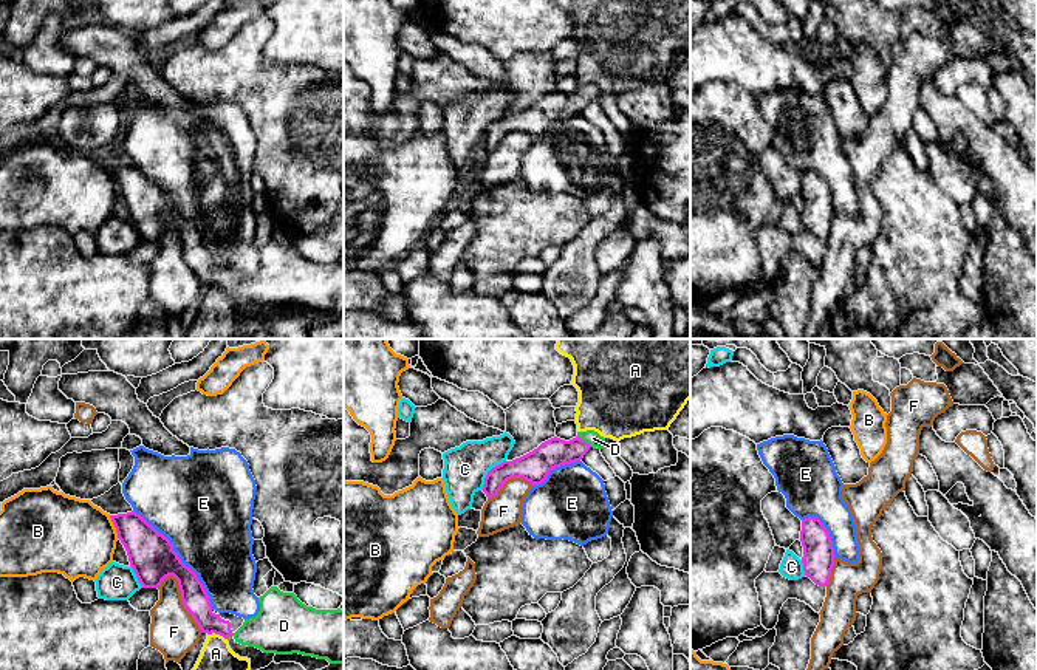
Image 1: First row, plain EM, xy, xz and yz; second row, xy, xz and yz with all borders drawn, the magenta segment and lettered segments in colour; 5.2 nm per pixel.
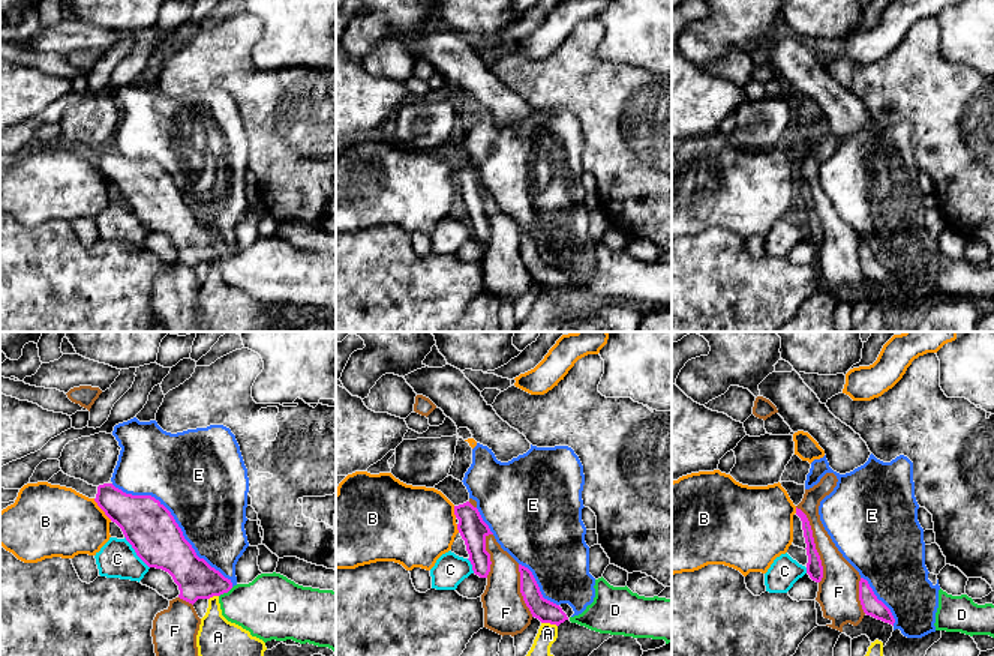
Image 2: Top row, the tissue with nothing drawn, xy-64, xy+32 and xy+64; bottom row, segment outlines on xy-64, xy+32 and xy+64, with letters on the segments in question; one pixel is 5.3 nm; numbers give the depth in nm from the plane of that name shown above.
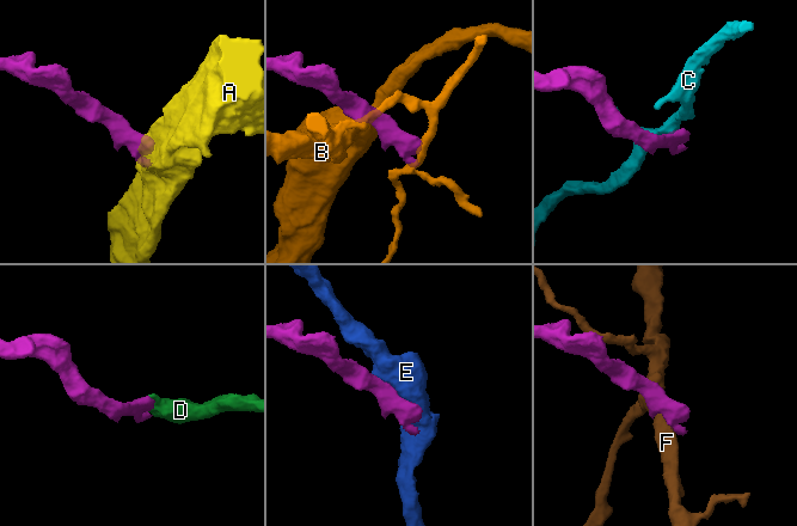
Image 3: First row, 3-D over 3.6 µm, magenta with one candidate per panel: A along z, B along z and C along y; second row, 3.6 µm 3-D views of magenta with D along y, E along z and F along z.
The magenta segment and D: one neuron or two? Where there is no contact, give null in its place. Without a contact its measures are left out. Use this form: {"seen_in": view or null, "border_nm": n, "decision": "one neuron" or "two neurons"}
{"seen_in": "xz", "border_nm": 90, "decision": "one neuron"}

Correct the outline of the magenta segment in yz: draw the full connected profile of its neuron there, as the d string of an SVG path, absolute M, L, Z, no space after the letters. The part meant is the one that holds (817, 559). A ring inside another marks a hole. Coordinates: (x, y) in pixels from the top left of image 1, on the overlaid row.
M816 517L802 520L800 542L803 546L803 571L816 585L830 583L834 566L834 548L830 532Z

